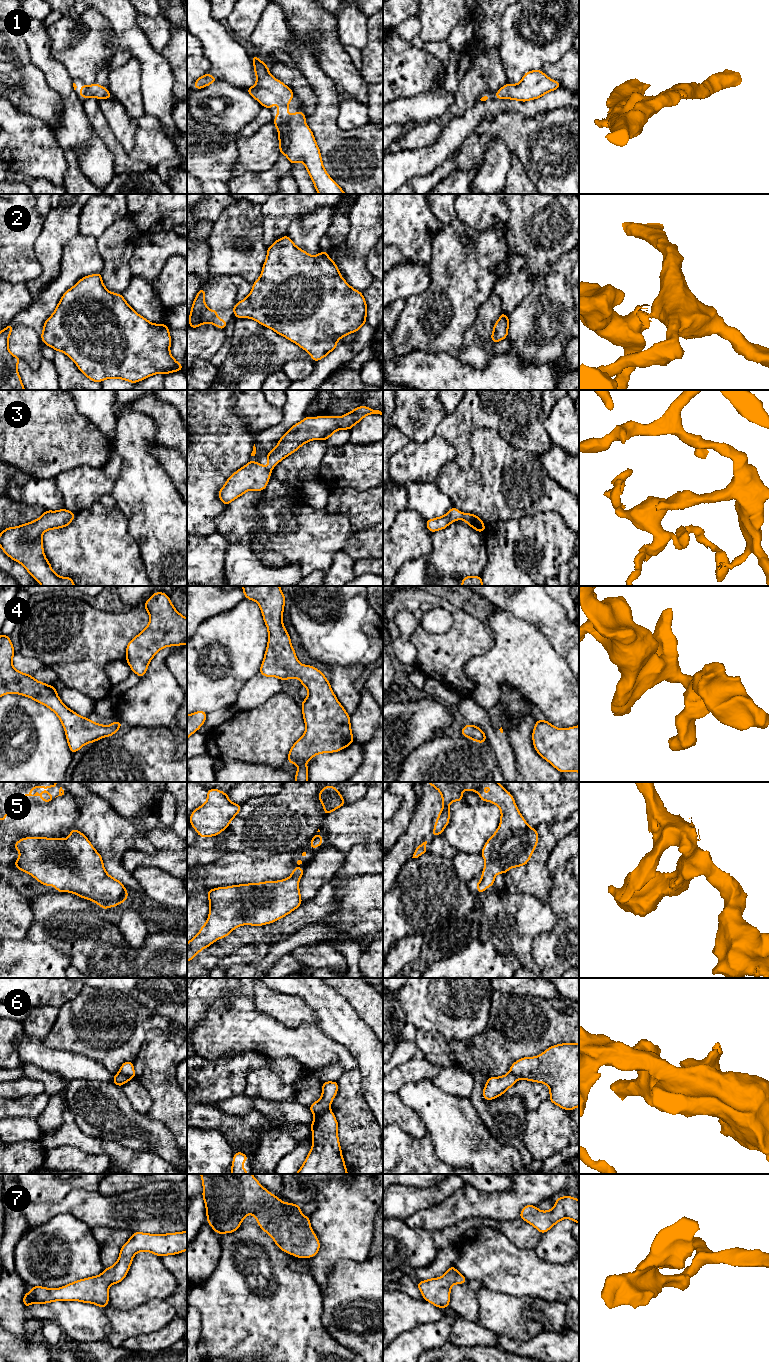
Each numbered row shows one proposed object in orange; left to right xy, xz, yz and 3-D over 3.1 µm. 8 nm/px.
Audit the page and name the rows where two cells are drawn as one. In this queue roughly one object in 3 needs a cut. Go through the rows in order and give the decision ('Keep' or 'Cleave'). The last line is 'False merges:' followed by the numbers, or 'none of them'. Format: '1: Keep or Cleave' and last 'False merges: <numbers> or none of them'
1: Keep
2: Cleave
3: Keep
4: Keep
5: Keep
6: Cleave
7: Keep
False merges: 2, 6

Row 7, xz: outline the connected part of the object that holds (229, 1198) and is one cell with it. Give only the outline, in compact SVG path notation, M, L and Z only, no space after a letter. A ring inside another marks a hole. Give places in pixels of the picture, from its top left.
M252 1174L200 1175L207 1223L217 1234L235 1232L243 1219L253 1214L260 1228L273 1238L274 1243L282 1251L298 1258L311 1258L318 1253L319 1240L311 1229L309 1217L302 1214L299 1205L282 1202L277 1196L267 1191Z

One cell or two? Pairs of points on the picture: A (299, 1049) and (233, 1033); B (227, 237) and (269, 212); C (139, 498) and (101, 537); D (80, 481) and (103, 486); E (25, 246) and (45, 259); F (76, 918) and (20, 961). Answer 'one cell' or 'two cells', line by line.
A: one cell
B: two cells
C: two cells
D: one cell
E: two cells
F: two cells

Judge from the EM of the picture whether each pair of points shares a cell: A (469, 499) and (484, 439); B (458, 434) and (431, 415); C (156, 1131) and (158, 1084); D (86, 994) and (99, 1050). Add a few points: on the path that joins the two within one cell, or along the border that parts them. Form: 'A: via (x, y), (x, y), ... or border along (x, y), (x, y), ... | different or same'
A: via (480, 484), (484, 480), (484, 454) | same
B: border along (446, 414), (435, 433) | different
C: border along (145, 1114), (154, 1120), (160, 1121), (173, 1136) | different
D: via (94, 1008), (99, 1020), (99, 1036) | same

